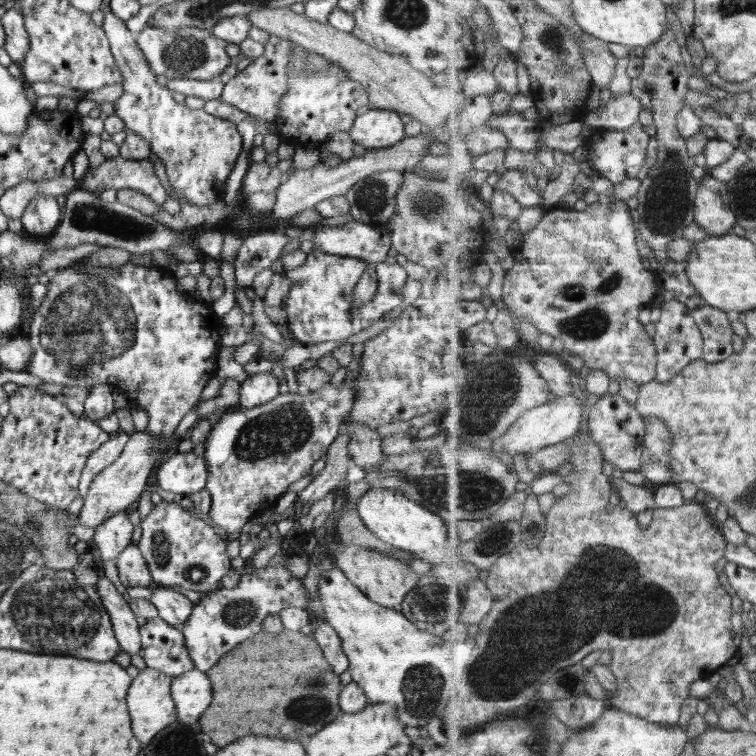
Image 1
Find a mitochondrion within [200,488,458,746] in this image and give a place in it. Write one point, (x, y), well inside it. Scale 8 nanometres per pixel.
(422, 686)

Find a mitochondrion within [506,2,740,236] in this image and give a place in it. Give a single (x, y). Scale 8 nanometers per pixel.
(553, 40)

